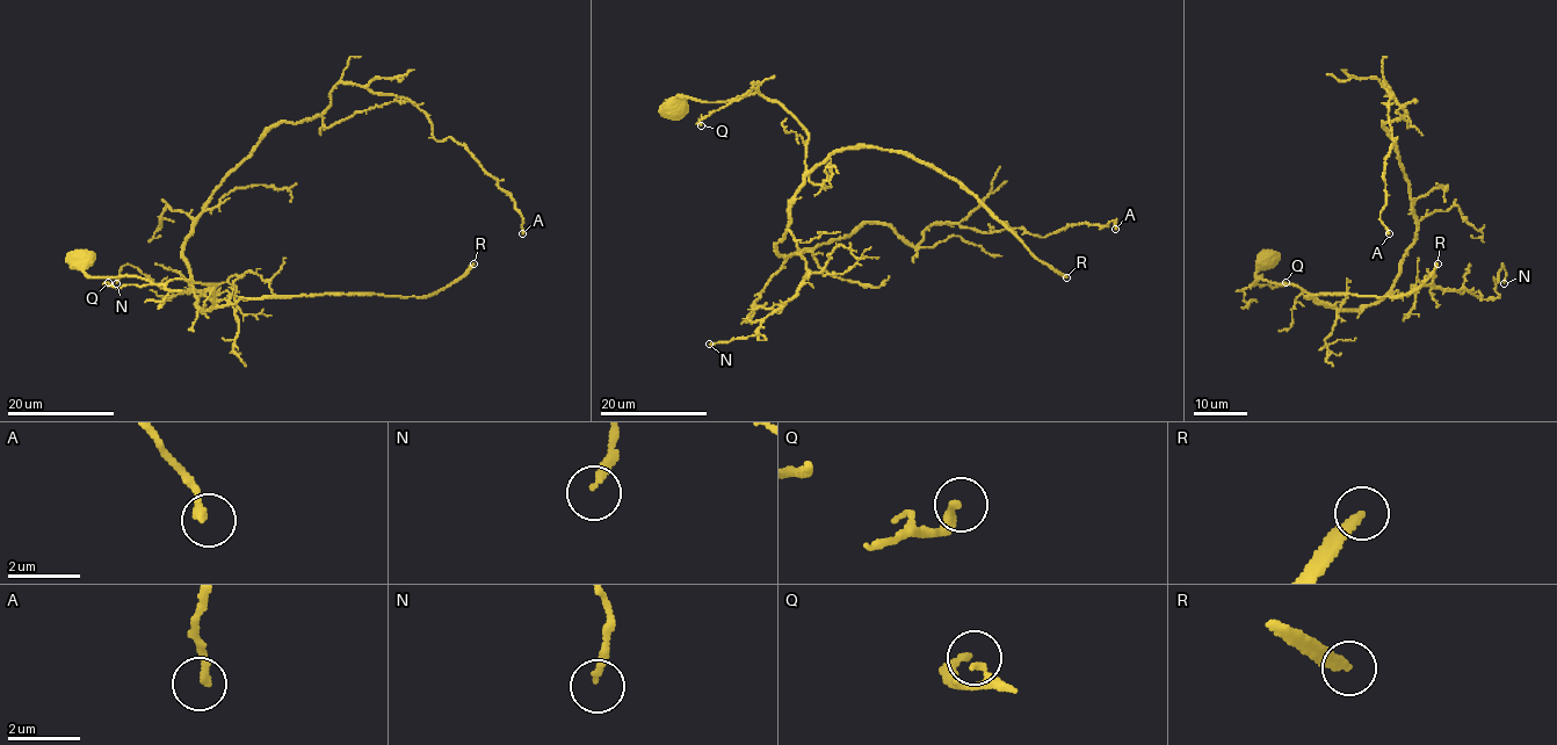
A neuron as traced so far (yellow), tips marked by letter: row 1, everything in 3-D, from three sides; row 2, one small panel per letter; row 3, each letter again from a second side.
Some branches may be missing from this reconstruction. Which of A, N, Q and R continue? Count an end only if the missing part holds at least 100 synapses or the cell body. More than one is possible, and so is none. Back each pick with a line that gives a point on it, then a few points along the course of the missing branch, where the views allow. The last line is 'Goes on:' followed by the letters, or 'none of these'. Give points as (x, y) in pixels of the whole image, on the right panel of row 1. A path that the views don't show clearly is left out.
R: at (1438, 263)
Goes on: R

